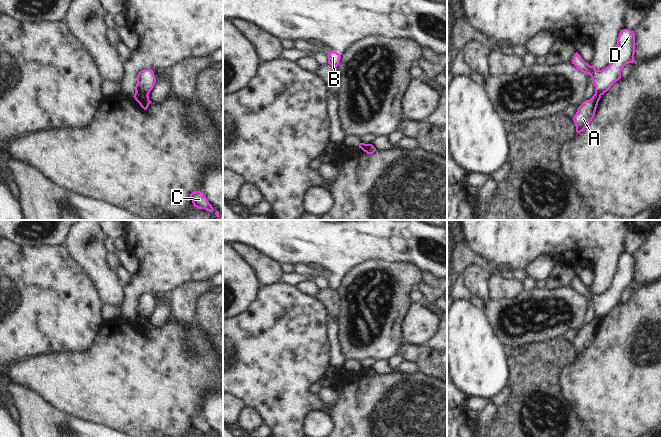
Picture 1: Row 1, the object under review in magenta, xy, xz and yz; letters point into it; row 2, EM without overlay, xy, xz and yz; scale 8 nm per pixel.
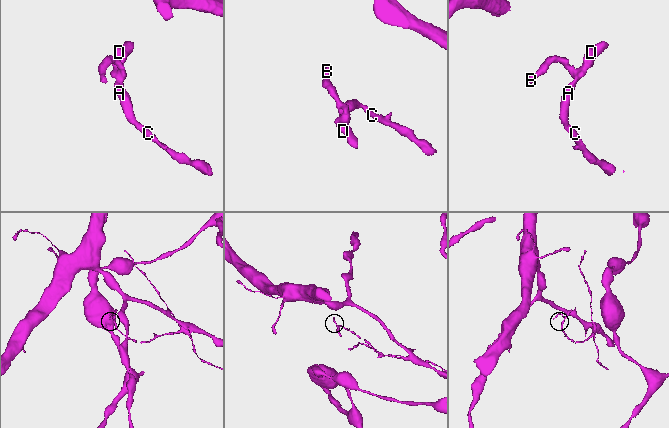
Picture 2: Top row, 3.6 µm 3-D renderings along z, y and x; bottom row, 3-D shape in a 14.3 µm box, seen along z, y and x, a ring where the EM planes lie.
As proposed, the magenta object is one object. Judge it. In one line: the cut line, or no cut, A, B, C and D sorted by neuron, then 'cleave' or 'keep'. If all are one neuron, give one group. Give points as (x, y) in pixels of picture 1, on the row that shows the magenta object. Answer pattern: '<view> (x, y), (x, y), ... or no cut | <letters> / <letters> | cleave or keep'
xy (136, 90), (147, 95) | A C / B D | cleave

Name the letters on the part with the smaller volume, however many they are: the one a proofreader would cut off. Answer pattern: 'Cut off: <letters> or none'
Cut off: B, D

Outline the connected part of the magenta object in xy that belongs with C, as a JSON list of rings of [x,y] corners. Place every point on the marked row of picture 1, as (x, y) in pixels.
[[[200,191],[192,192],[190,194],[190,198],[194,207],[205,209],[209,212],[213,211],[212,205],[208,202],[207,198]]]

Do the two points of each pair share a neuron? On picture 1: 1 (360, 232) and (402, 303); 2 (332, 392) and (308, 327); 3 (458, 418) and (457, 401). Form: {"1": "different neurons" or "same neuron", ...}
{"1": "different neurons", "2": "different neurons", "3": "same neuron"}

